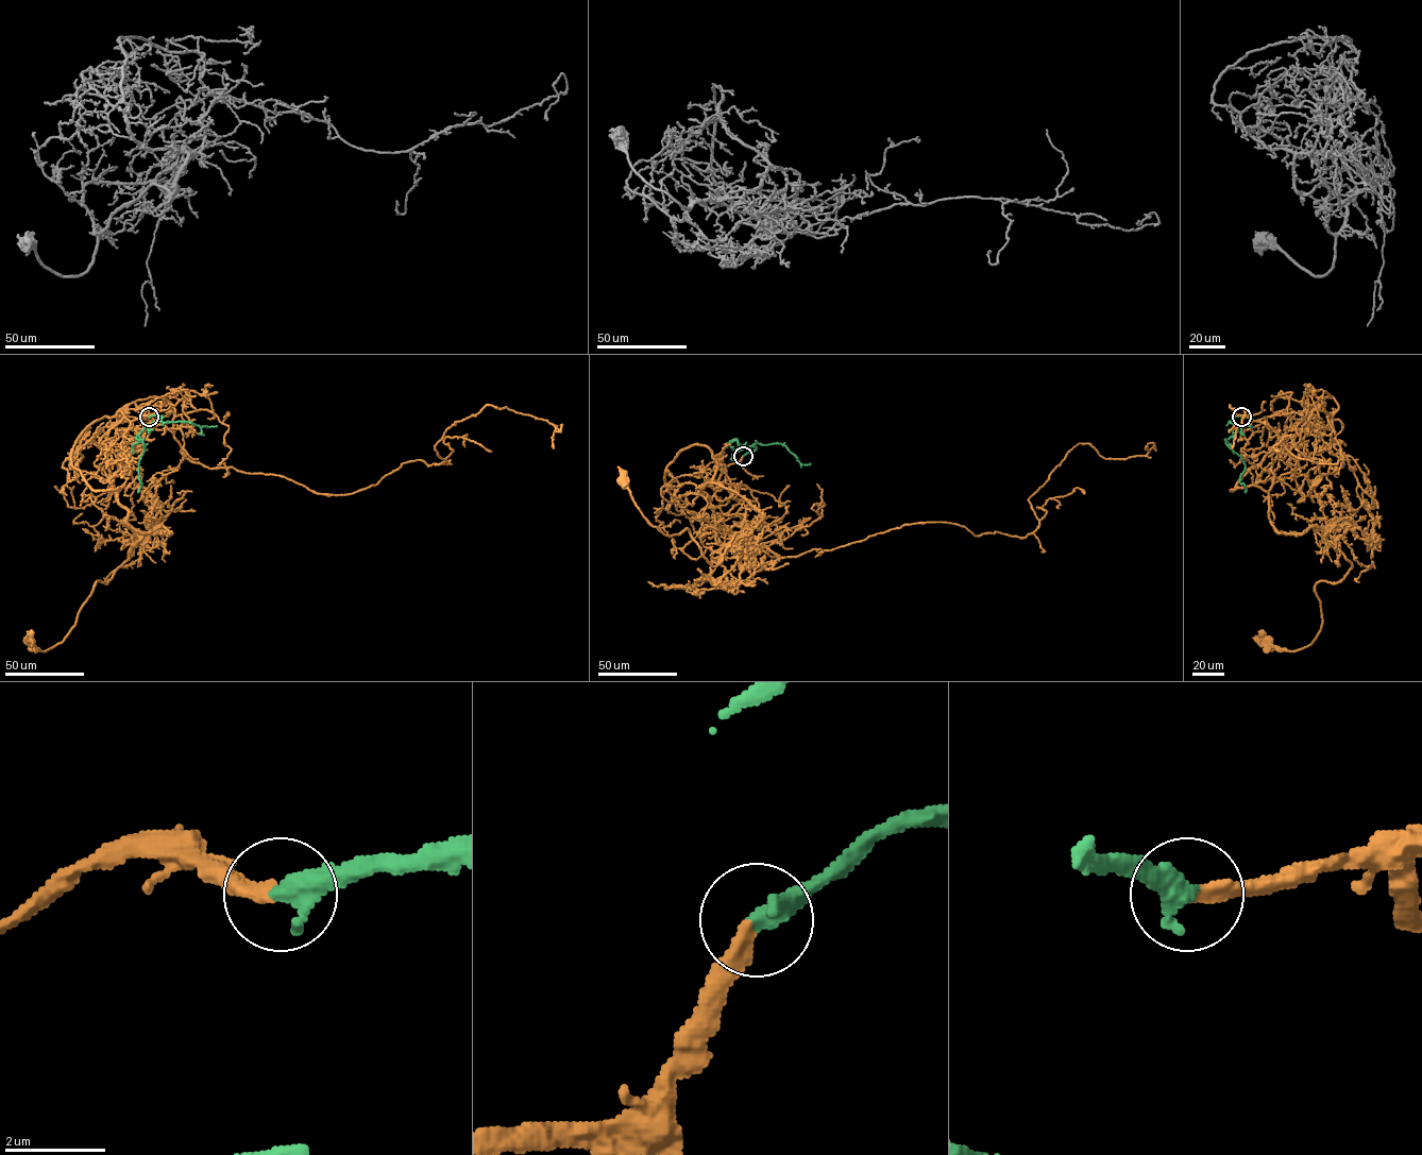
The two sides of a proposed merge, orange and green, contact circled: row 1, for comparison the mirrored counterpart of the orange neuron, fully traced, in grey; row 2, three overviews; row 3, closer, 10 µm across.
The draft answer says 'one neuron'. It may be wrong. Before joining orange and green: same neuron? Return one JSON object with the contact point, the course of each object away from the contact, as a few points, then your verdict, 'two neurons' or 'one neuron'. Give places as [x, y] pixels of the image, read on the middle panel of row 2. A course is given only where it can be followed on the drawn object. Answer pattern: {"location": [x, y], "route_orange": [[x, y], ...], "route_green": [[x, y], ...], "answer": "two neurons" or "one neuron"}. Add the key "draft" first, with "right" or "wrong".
{"draft": "right", "location": [743, 456], "route_orange": [[742, 456], [709, 505], [701, 493], [722, 482], [763, 519], [716, 565], [687, 529], [654, 526], [623, 483]], "route_green": [[743, 456], [756, 447], [735, 452], [729, 443], [734, 439], [738, 447], [731, 459]], "answer": "one neuron"}

